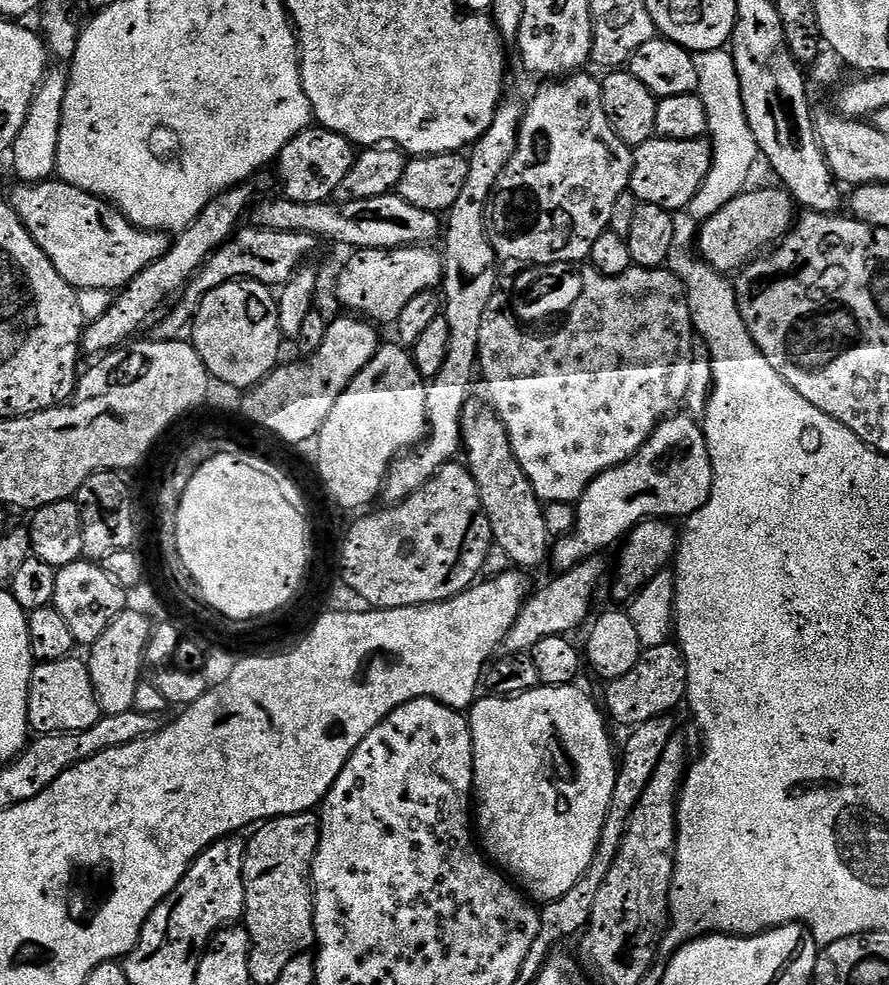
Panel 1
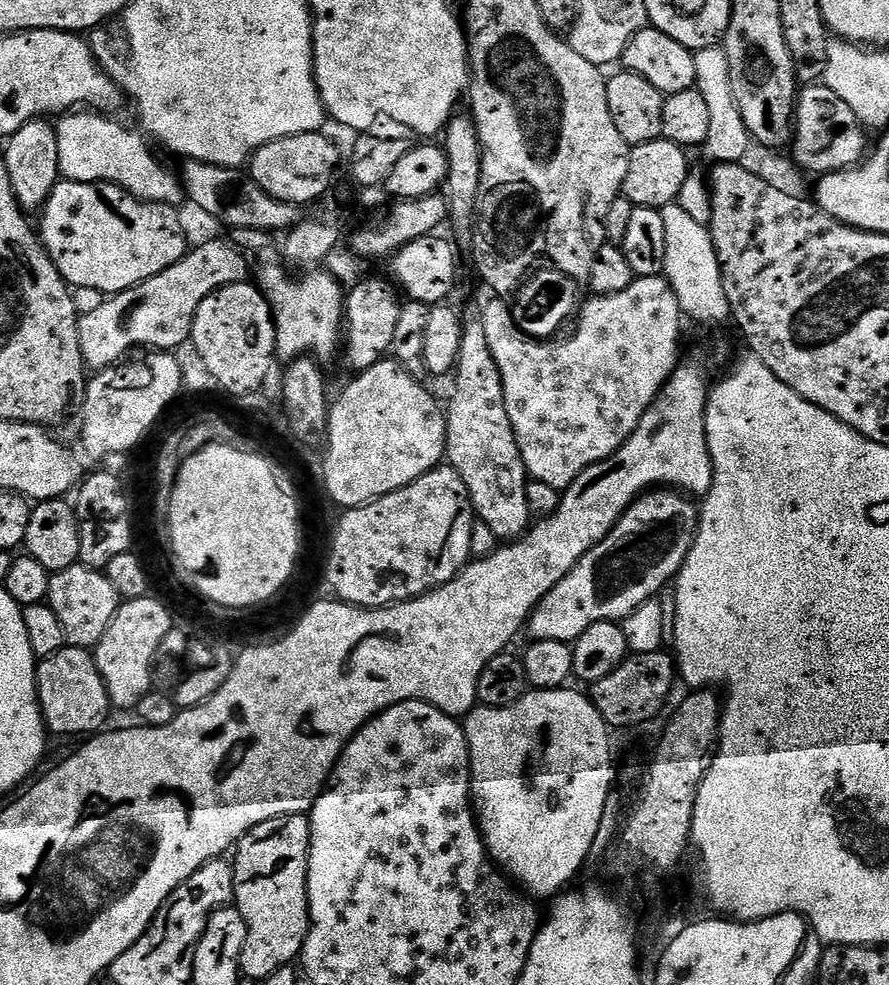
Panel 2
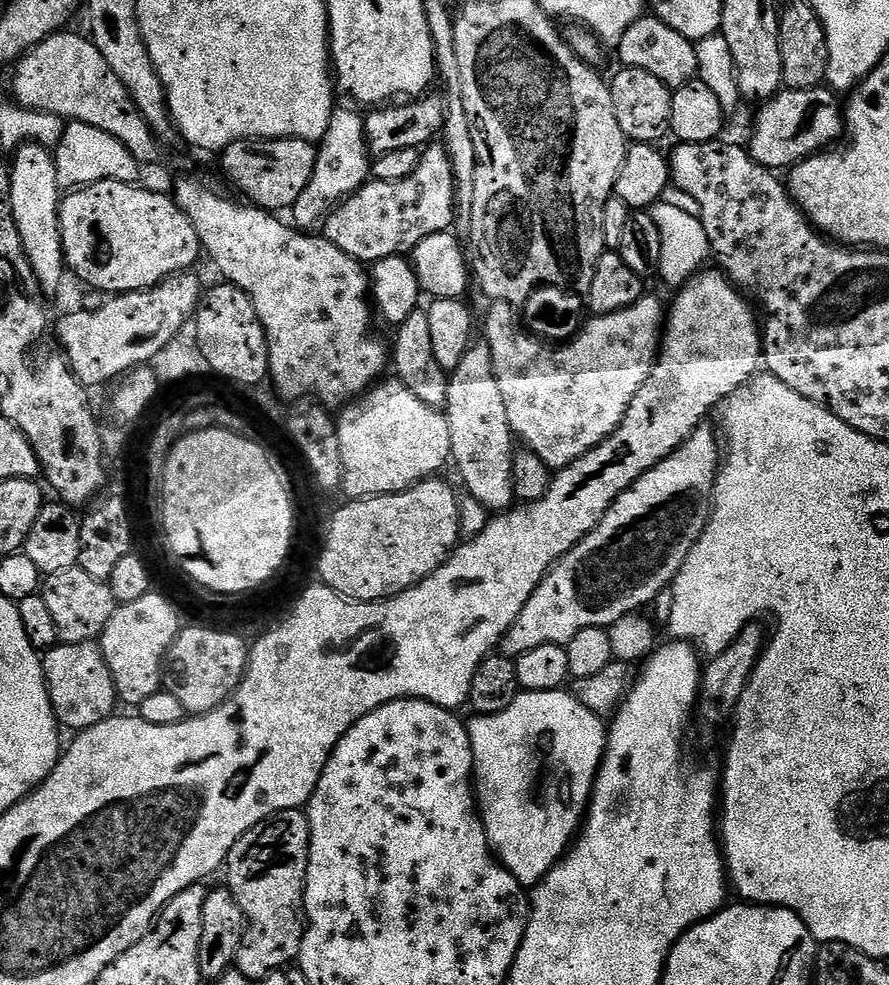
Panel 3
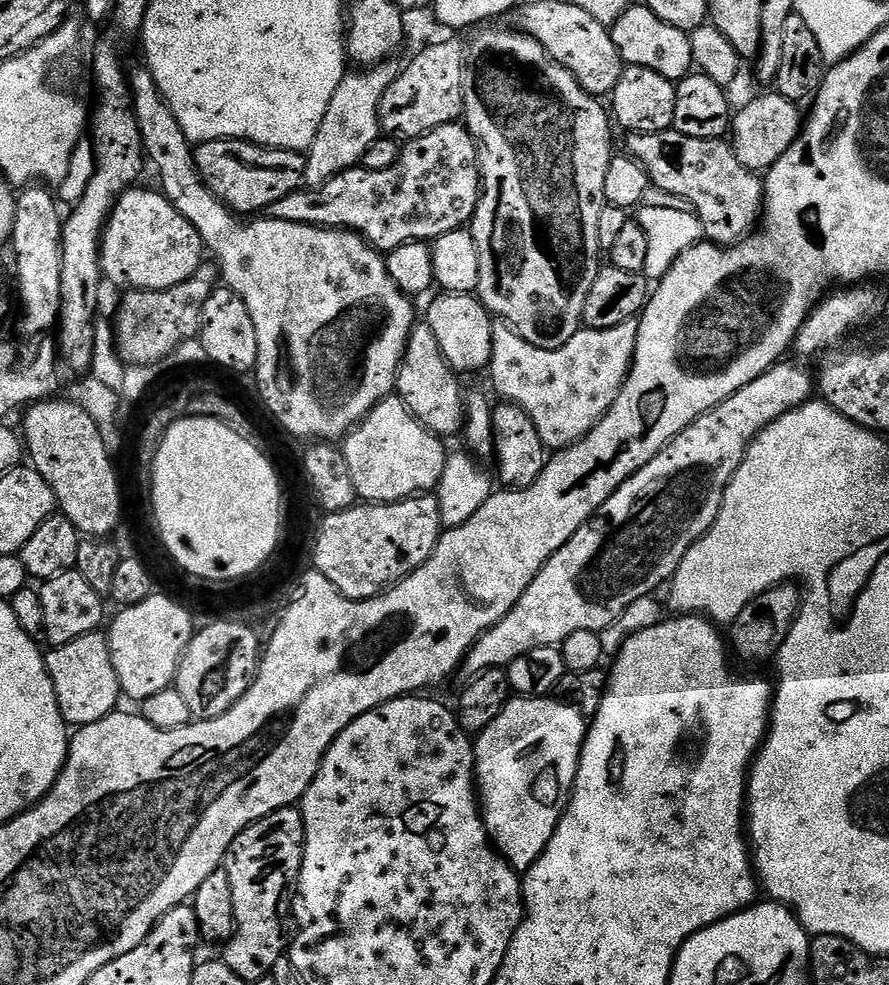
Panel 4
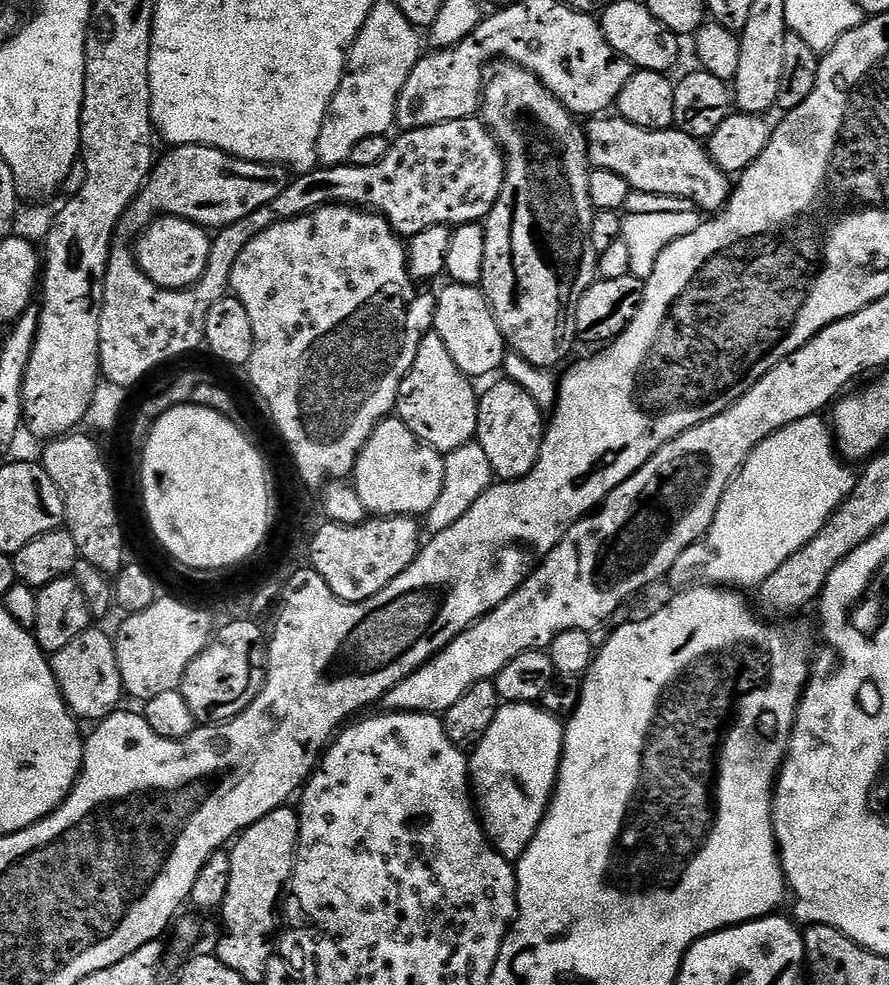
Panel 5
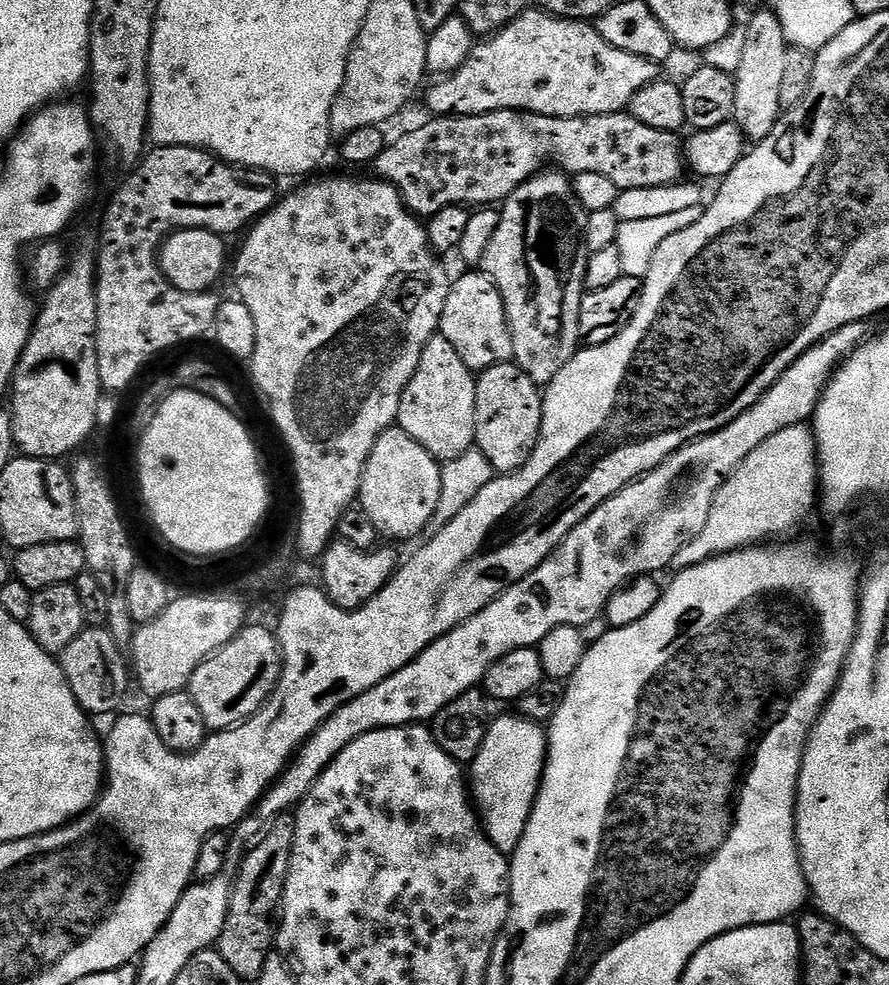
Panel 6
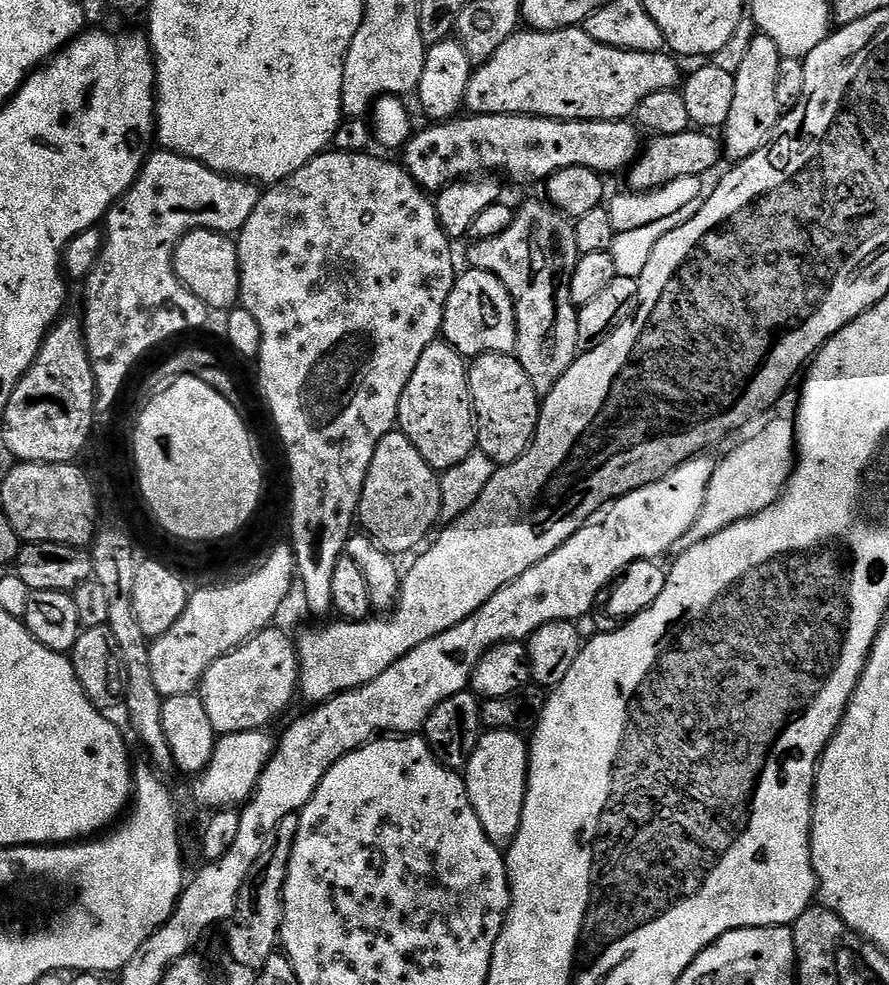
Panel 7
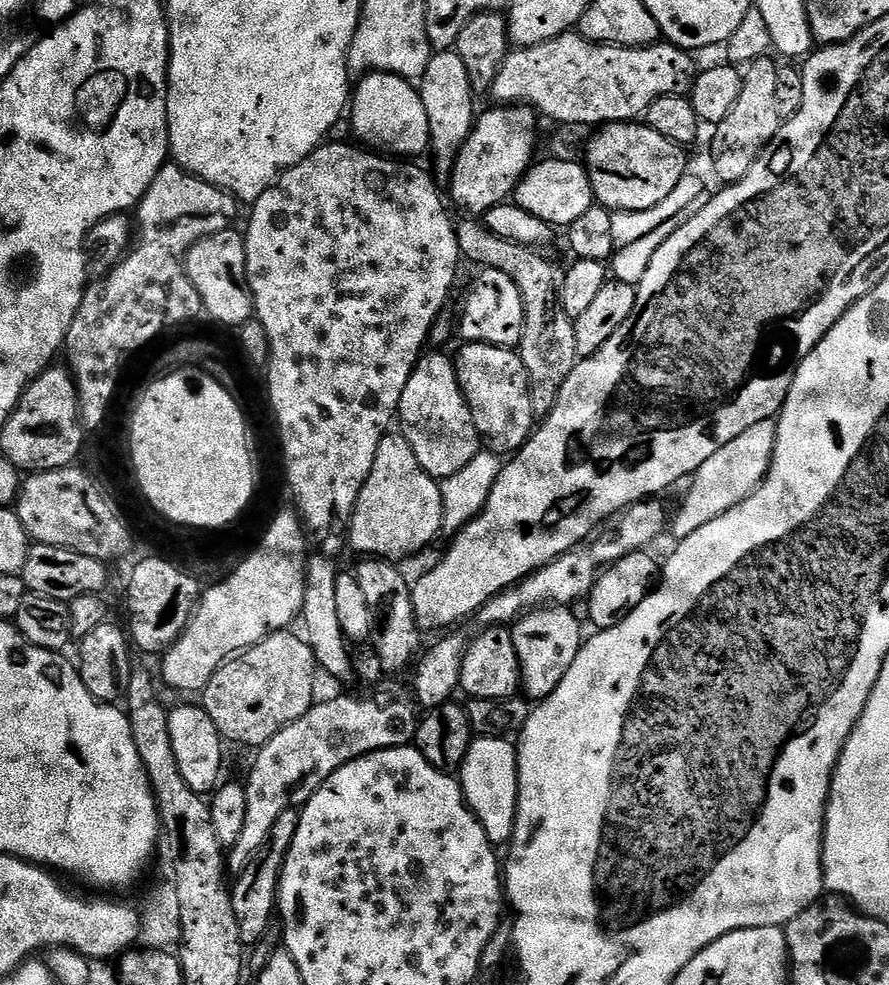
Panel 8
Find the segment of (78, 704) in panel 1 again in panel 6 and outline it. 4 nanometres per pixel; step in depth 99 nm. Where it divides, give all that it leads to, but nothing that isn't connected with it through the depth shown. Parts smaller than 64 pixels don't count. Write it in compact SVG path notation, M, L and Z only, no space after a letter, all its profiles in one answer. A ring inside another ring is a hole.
M85 627L84 631L78 634L78 638L74 638L74 642L70 642L70 646L66 646L66 650L59 653L60 668L64 671L66 682L74 694L74 698L85 712L95 714L95 712L114 711L119 706L120 699L123 698L128 684L130 688L130 668L126 663L125 653L123 656L120 652L123 652L121 645L116 643L116 639L109 634L107 627Z

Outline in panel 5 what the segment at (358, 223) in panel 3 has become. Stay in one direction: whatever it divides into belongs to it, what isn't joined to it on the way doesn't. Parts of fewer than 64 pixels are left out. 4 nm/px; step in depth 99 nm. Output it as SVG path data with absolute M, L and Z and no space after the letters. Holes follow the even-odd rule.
M473 118L471 120L455 120L454 122L442 122L438 126L426 126L425 128L409 128L399 133L401 136L397 140L393 139L388 145L388 153L386 158L382 158L382 162L374 162L374 166L354 166L351 162L347 164L337 164L335 166L324 166L319 170L313 170L297 175L295 179L287 186L287 195L300 196L304 192L304 201L301 202L299 211L301 213L311 212L313 208L322 208L326 204L347 204L362 208L370 212L375 212L384 217L388 221L388 225L395 230L397 236L401 238L411 238L422 234L422 230L430 230L430 226L459 226L462 224L475 224L488 219L490 210L494 206L494 202L498 202L498 198L502 194L502 186L504 185L504 173L506 171L506 161L504 158L504 149L493 136L492 131L488 129L483 119Z

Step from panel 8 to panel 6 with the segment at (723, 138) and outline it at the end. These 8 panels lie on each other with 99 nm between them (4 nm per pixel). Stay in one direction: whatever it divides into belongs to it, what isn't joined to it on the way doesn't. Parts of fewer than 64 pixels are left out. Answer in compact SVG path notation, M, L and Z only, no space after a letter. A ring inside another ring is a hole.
M756 12L743 25L746 43L743 44L742 62L734 74L734 110L732 120L744 131L749 141L759 142L767 138L770 130L779 122L782 109L778 98L782 94L782 78L786 74L786 54L789 42L782 34L782 22L775 12Z

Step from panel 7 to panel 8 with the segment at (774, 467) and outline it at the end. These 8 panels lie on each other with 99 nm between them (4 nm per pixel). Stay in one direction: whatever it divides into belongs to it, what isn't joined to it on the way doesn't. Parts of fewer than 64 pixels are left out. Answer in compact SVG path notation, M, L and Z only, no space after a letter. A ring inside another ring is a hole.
M776 420L757 422L750 426L750 430L738 434L738 438L726 442L726 446L717 450L707 462L702 462L702 466L698 466L696 473L690 477L688 493L685 494L676 517L673 520L671 517L670 536L672 532L673 541L690 538L694 530L706 526L706 522L714 522L714 518L726 514L726 510L738 506L751 492L756 491L756 487L766 478L768 467L772 465L775 445Z

